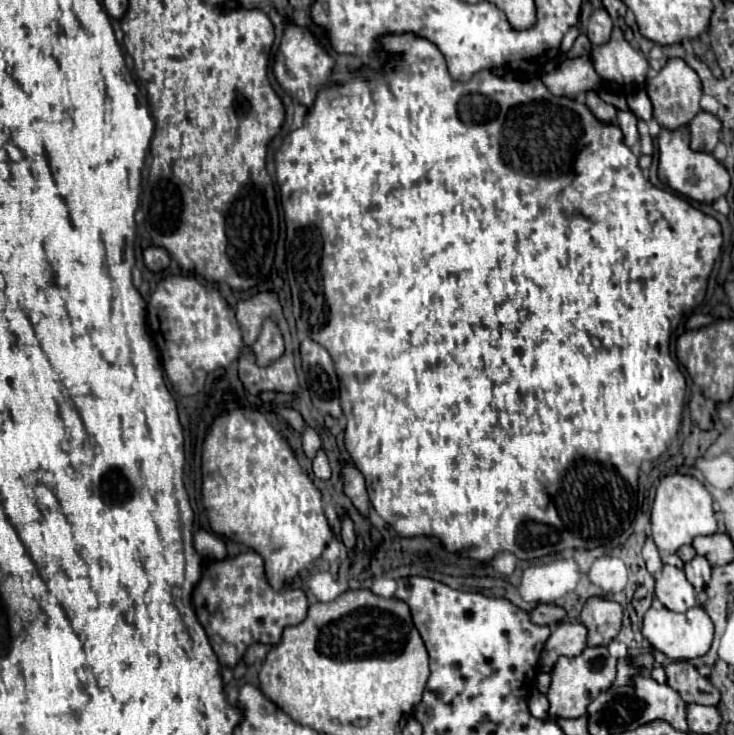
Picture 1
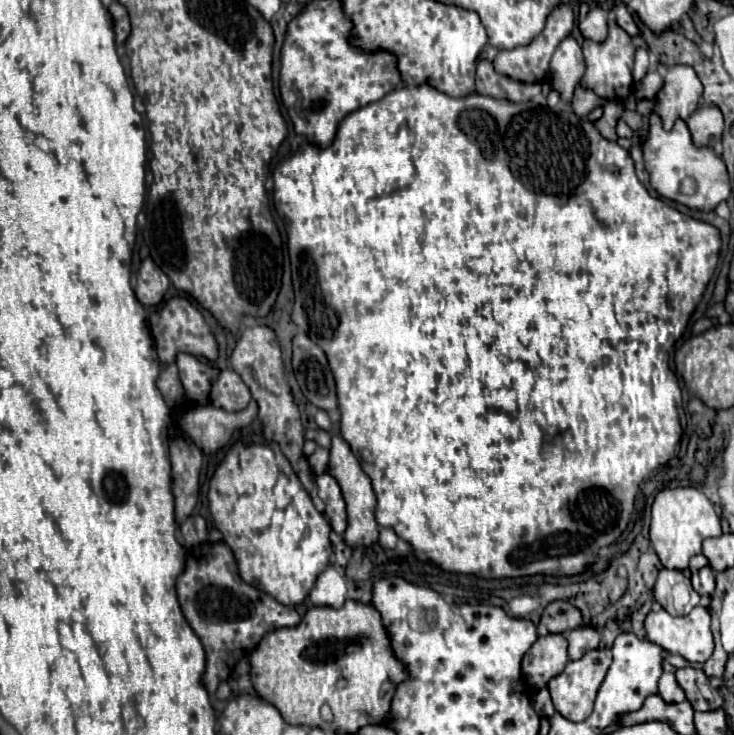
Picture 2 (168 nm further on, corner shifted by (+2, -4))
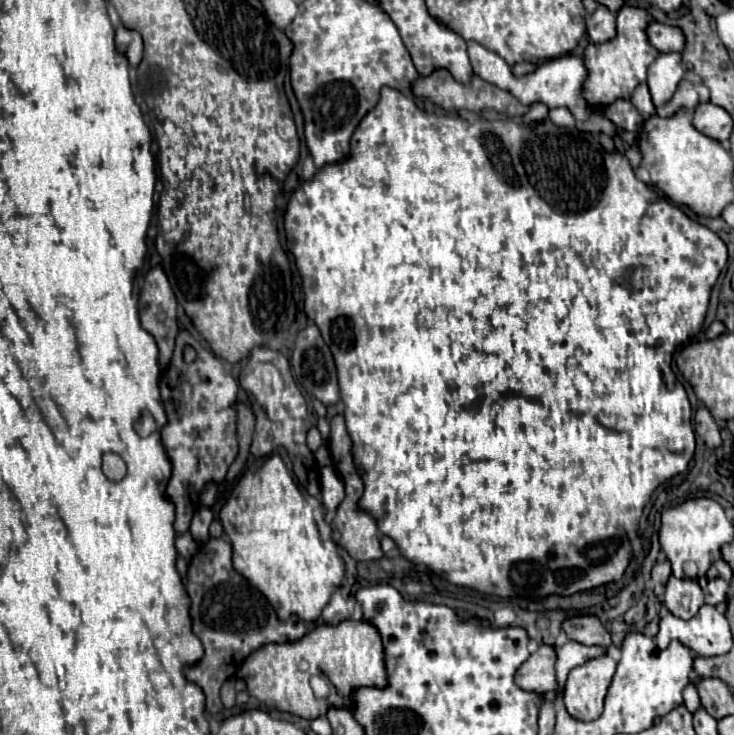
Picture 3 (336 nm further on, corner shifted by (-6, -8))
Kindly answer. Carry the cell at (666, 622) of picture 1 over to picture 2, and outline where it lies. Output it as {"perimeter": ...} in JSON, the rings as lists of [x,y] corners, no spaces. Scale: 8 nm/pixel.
{"perimeter":[[[696,606],[688,616],[674,618],[666,610],[650,612],[646,618],[646,638],[652,644],[662,646],[672,654],[684,656],[688,662],[704,662],[714,652],[714,638],[710,630],[710,612],[704,606]]]}

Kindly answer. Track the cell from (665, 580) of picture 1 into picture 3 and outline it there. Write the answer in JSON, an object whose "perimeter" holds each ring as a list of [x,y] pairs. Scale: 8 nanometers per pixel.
{"perimeter":[[[670,576],[666,584],[664,604],[674,616],[690,620],[704,604],[704,594],[696,580],[680,580],[676,576]]]}

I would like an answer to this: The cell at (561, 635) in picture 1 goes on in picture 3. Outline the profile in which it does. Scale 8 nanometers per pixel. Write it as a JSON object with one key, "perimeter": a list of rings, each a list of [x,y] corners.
{"perimeter":[[[542,644],[516,672],[516,684],[524,690],[536,692],[540,696],[548,692],[558,692],[556,680],[556,650],[554,646]]]}

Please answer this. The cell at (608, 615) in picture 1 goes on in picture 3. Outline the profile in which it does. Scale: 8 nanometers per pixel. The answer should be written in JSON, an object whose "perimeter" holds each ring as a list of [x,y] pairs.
{"perimeter":[[[568,640],[564,646],[560,646],[558,650],[558,662],[556,662],[556,678],[558,678],[558,684],[560,684],[560,690],[564,688],[564,682],[566,682],[566,676],[572,668],[592,660],[592,658],[598,658],[602,654],[606,654],[606,648],[602,646],[584,646],[580,642],[574,642],[574,640]]]}

